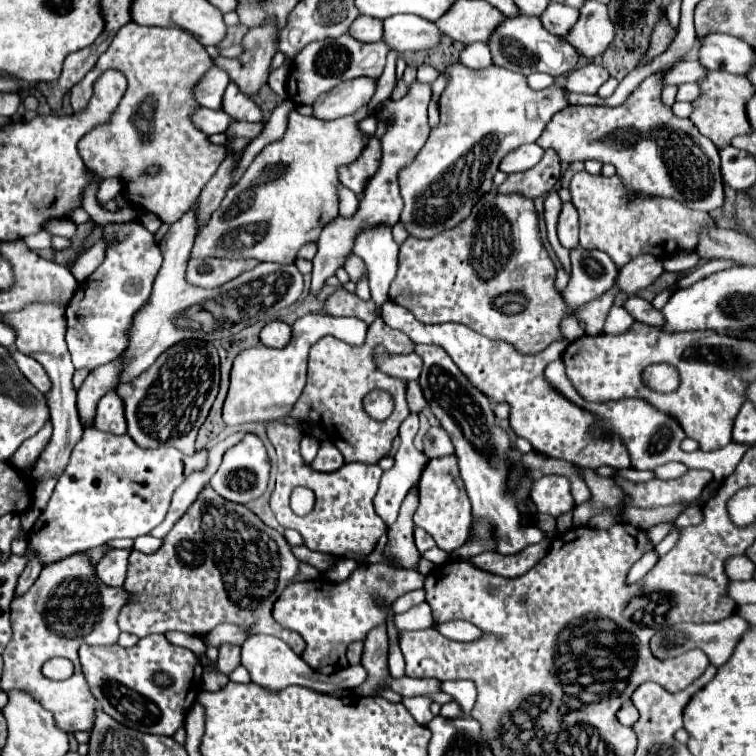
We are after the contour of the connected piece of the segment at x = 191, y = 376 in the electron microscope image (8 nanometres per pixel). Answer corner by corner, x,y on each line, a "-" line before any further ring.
179,341
167,353
161,353
139,381
117,387
117,393
125,401
127,433
145,449
155,447
155,443
165,443
187,455
195,453
195,437
217,397
219,379
219,355
213,343

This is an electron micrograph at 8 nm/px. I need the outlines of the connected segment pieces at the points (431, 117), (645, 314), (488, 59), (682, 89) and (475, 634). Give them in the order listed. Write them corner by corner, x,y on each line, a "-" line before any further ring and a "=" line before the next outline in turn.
433,95
428,106
428,122
431,127
437,127
439,123
440,96
=
629,297
629,301
625,303
625,307
633,315
633,319
649,323
649,325
663,327
663,313
657,311
657,309
653,309
651,303
647,303
647,301
639,299
639,297
=
473,43
461,51
461,63
469,69
487,69
493,65
493,57
485,43
=
685,83
685,85
679,85
679,93
677,93
677,101
693,101
701,95
701,89
699,85
695,83
=
457,621
457,631
455,631
455,641
475,641
481,637
481,631
467,623
467,621

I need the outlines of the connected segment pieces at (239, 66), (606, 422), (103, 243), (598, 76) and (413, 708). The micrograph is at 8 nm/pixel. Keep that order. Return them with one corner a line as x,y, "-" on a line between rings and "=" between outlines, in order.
273,25
249,29
249,33
243,37
245,53
239,59
215,59
215,65
225,69
247,97
257,95
259,89
267,83
271,59
277,53
275,35
277,29
=
559,359
557,361
551,361
547,365
545,377
569,401
573,401
575,405
579,405
579,407
583,407
583,409
599,415
601,417
601,423
603,423
603,427
607,427
607,431
619,433
619,437
623,439
623,443
629,449
631,467
633,469
657,469
663,463
679,461
679,463
685,463
689,469
707,469
707,471
713,471
715,479
725,479
737,467
737,463
709,463
709,461
705,463
703,457
697,457
697,455
691,455
691,453
683,453
681,441
685,439
685,433
683,433
679,421
675,421
673,417
667,417
667,413
659,413
659,409
651,407
651,403
643,401
641,397
637,397
637,399
635,397
623,397
623,401
603,401
603,403
583,401
583,397
579,397
579,393
575,393
573,385
571,385
567,373
565,373
565,365
=
103,235
89,251
85,251
85,255
83,257
79,257
79,261
73,265
73,277
79,281
79,283
83,283
101,263
103,263
103,257
105,257
105,251
107,251
107,245
109,245
111,241
=
589,63
581,69
575,69
567,75
565,81
565,89
571,93
597,93
599,87
609,79
609,73
597,65
597,63
=
427,695
403,698
402,703
420,725
427,725
433,719
430,712
432,700

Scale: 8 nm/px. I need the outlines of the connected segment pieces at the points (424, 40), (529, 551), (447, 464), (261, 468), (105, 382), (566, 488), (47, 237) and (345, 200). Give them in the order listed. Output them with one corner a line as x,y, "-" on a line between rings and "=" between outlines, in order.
397,14
385,19
383,29
385,43
401,53
433,49
443,37
435,23
413,14
=
543,539
537,545
529,545
527,549
523,549
517,555
505,557
499,553
481,553
477,557
471,557
469,561
483,571
495,573
495,575
503,575
503,577
519,577
523,573
527,573
535,563
539,563
539,559
547,553
551,545
551,539
=
441,457
441,459
431,459
421,473
419,479
419,507
413,515
413,521
417,527
423,527
427,533
433,533
433,539
439,549
443,551
453,551
461,547
467,537
472,519
472,507
465,485
459,477
459,467
457,467
457,457
=
247,433
241,443
237,443
225,453
219,471
211,479
211,487
215,489
215,493
219,493
227,501
249,503
265,493
267,481
269,481
269,469
271,469
271,463
269,463
269,455
265,451
263,441
257,435
=
113,359
109,365
101,365
99,369
93,369
89,377
83,381
81,389
77,391
77,409
81,421
95,421
95,409
99,397
103,397
103,393
117,387
119,369
115,369
115,361
117,359
=
561,475
541,477
539,481
533,481
531,499
537,505
539,513
547,513
553,517
559,517
575,509
571,483
567,477
561,477
=
41,231
41,233
27,237
27,247
31,247
31,249
51,249
51,239
53,239
51,233
=
341,187
339,197
341,197
341,203
339,203
339,215
343,215
343,217
351,217
351,215
355,213
357,205
359,205
355,193
353,193
351,189
347,189
347,187

